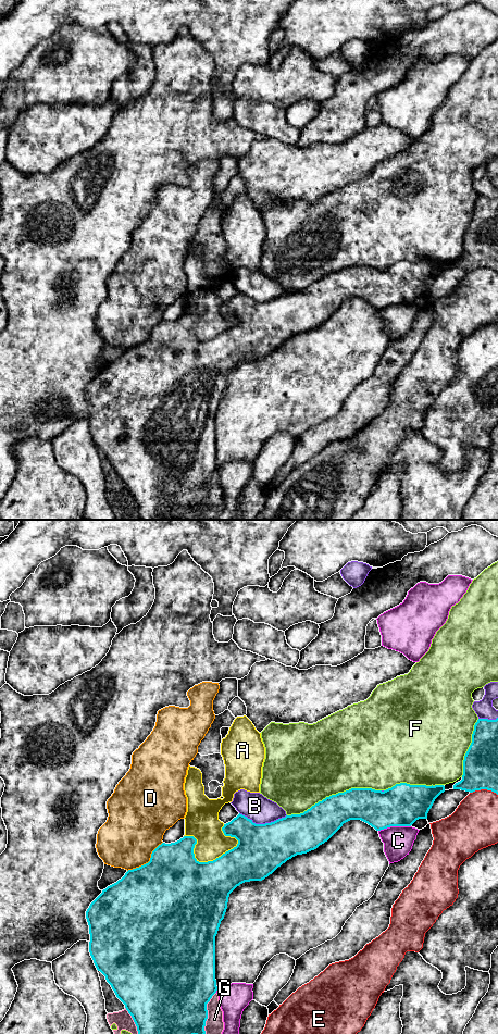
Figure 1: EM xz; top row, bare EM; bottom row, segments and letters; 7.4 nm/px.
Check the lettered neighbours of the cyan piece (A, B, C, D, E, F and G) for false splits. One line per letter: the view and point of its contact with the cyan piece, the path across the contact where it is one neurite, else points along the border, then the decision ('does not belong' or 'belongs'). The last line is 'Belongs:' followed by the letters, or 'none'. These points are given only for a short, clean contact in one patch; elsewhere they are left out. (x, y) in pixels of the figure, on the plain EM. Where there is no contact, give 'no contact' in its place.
A: meets cyan in xz at (202, 340); does not belong
B: meets cyan in xz at (263, 302); does not belong
C: meets cyan in xz at (394, 303); does not belong
D: meets cyan in xz at (148, 340); does not belong
E: meets cyan in xz at (484, 266); does not belong
F: meets cyan in xz at (334, 273); does not belong
G: meets cyan in xz at (135, 501); does not belong
Belongs: none

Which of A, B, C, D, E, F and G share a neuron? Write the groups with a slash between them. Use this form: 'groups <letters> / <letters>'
groups A / B / C / D / E / F / G

